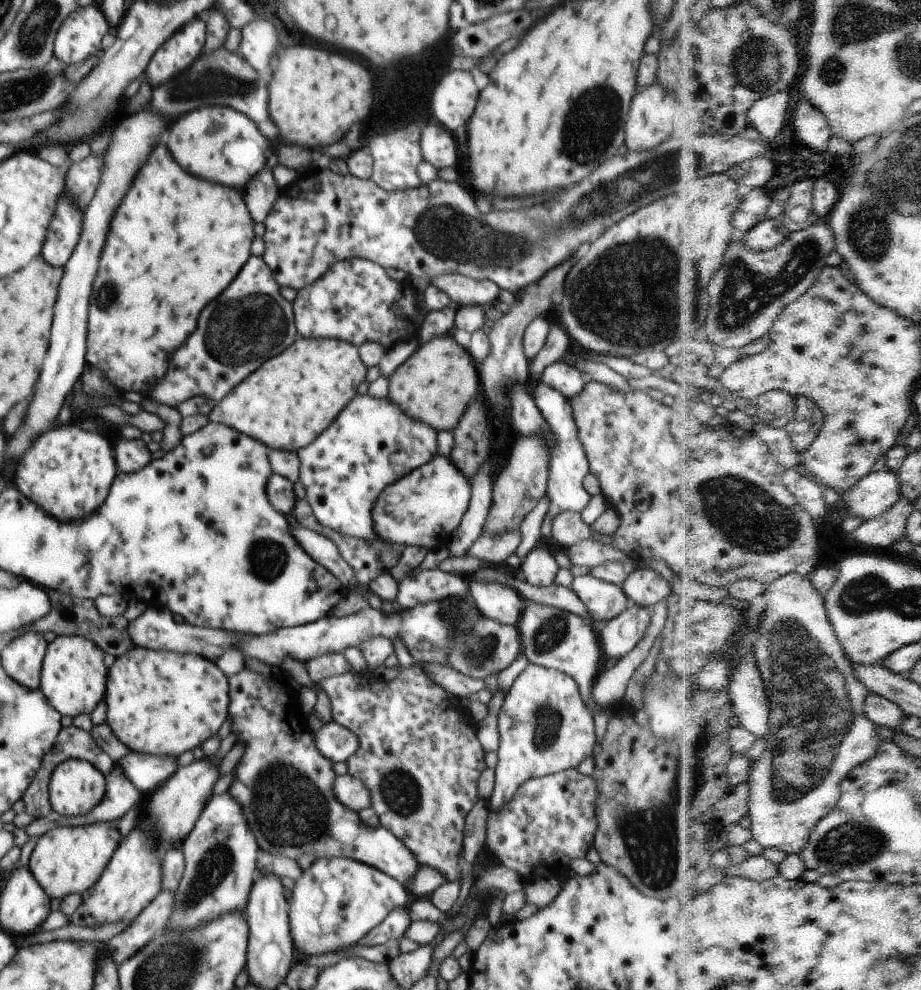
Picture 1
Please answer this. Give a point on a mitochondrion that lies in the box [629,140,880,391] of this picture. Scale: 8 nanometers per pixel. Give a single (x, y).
(744, 293)

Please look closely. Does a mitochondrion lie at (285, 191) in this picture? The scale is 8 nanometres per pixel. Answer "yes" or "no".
no

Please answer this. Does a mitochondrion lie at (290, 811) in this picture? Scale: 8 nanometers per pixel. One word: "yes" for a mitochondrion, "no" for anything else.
yes

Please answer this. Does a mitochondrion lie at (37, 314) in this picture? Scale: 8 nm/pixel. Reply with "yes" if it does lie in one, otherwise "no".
no

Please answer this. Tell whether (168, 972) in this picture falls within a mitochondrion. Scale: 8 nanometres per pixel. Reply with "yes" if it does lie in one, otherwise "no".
yes

